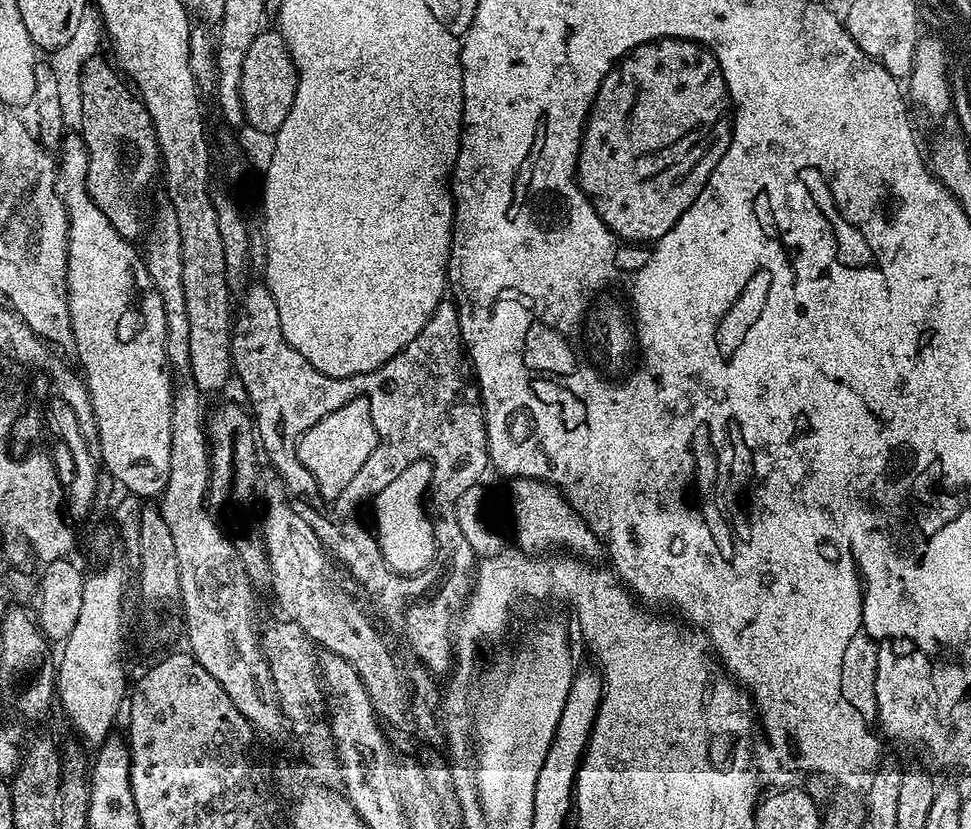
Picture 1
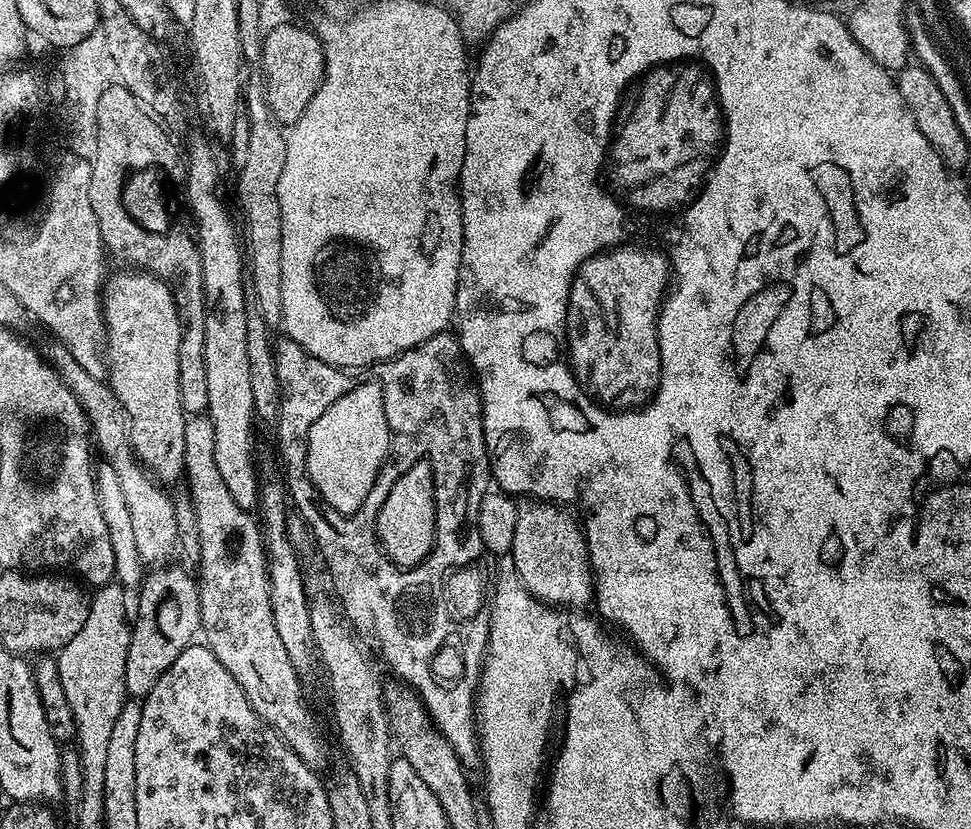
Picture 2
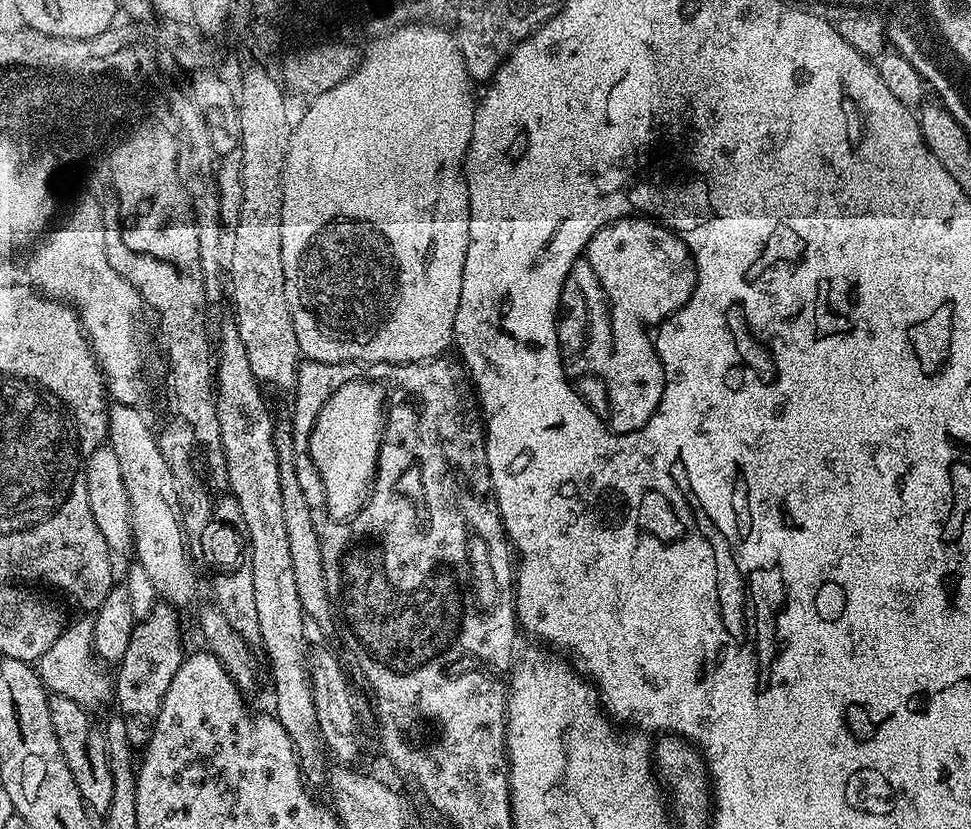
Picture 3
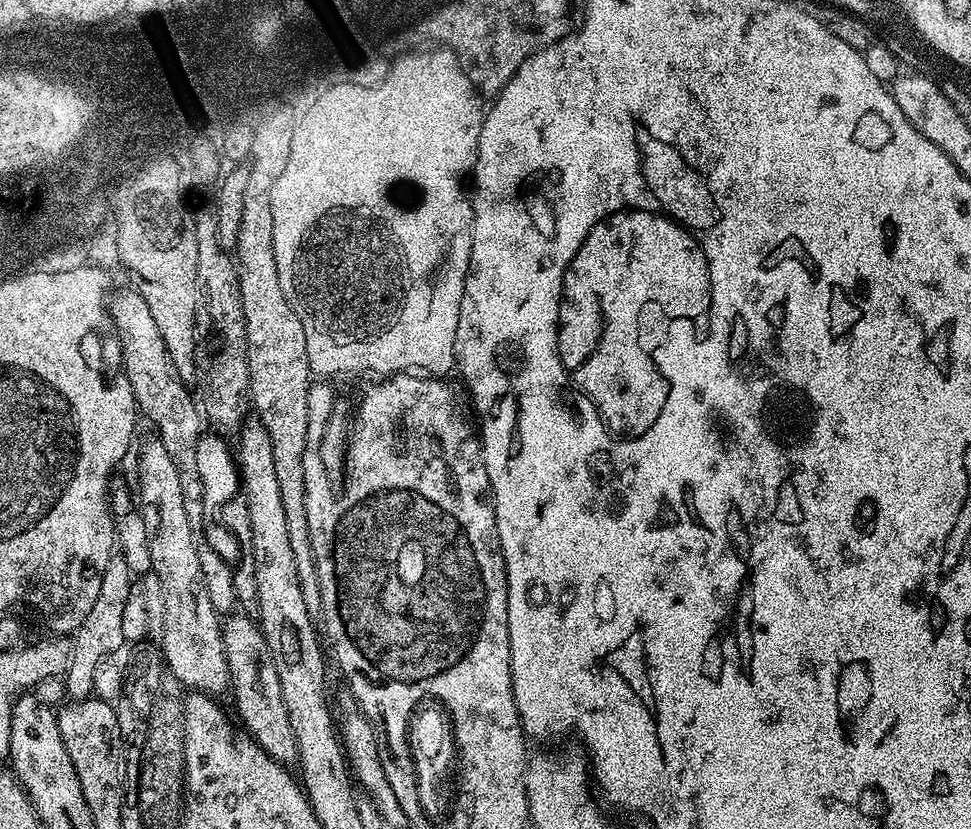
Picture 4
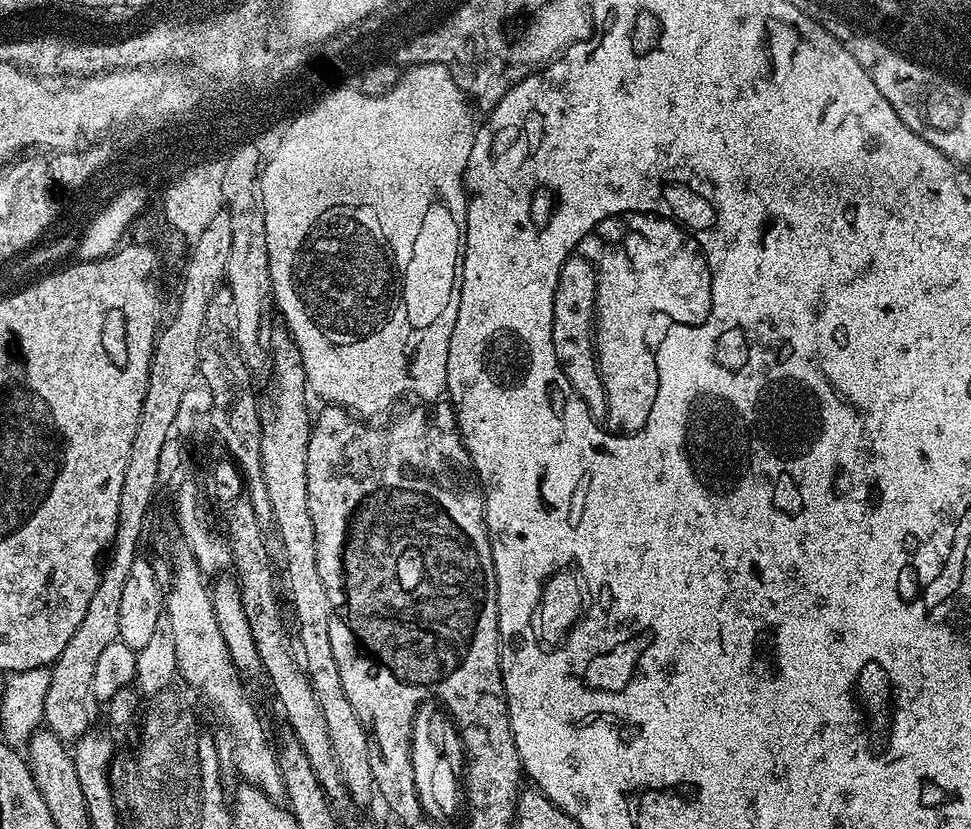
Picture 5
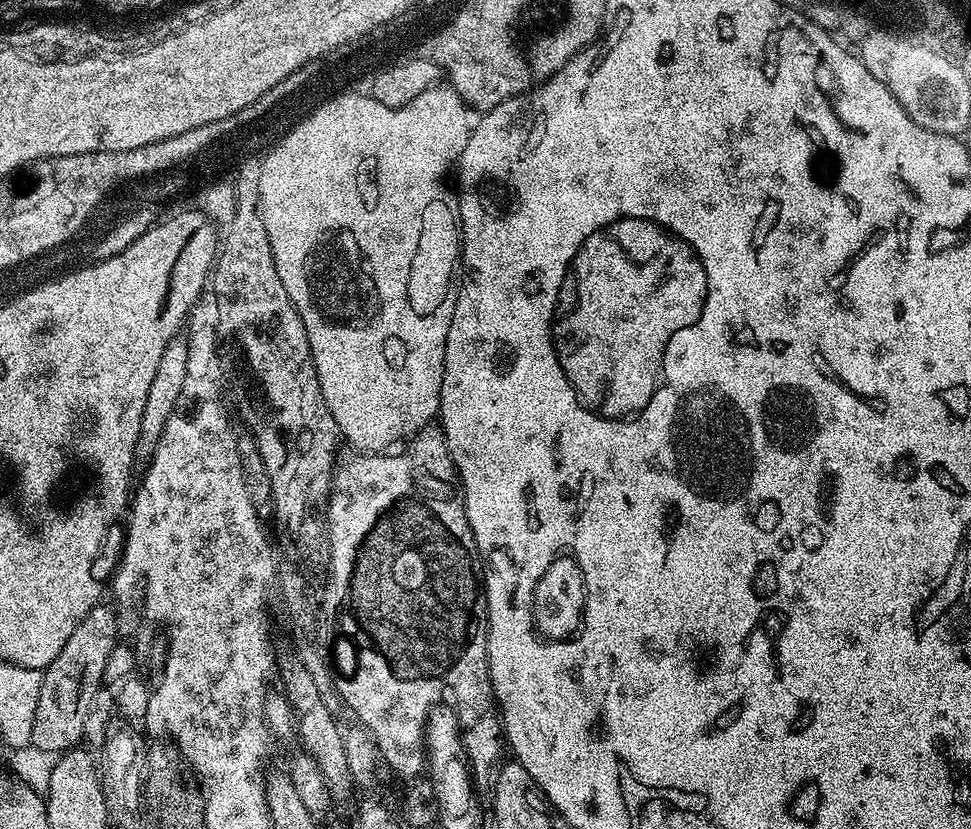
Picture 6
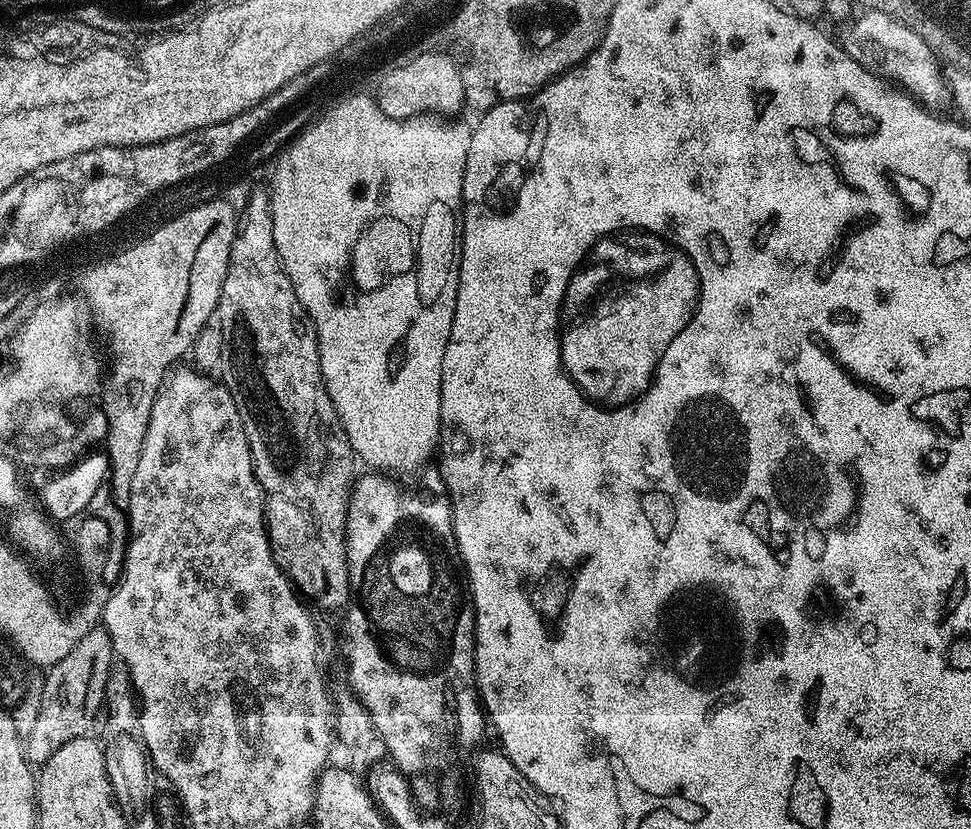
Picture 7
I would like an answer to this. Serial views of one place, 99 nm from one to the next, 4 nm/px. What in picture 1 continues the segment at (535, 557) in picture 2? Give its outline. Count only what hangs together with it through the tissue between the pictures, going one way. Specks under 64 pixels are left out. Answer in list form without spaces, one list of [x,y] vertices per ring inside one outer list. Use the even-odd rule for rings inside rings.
[[[528,476],[515,477],[511,481],[510,510],[516,526],[515,543],[529,554],[538,554],[548,548],[562,548],[565,553],[577,558],[592,558],[602,545],[590,530],[590,526],[574,510],[567,497],[543,480],[530,479]]]

